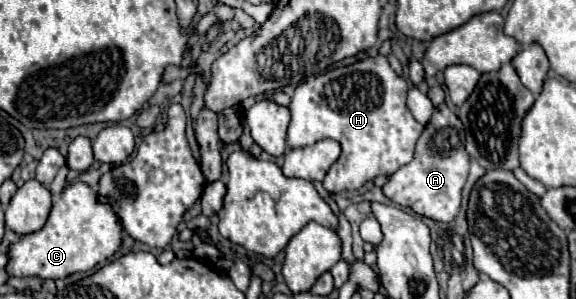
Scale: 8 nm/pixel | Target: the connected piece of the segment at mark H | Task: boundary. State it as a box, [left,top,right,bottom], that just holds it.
[286,55,424,193]

